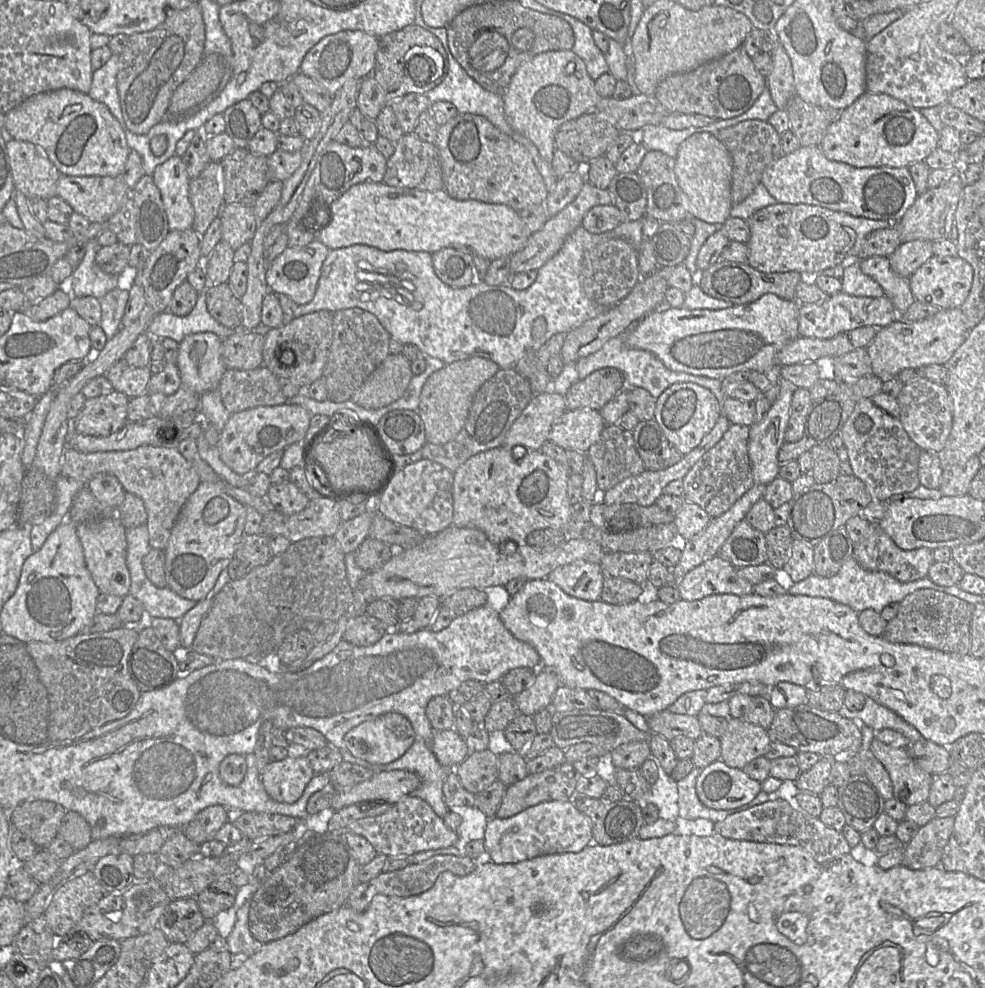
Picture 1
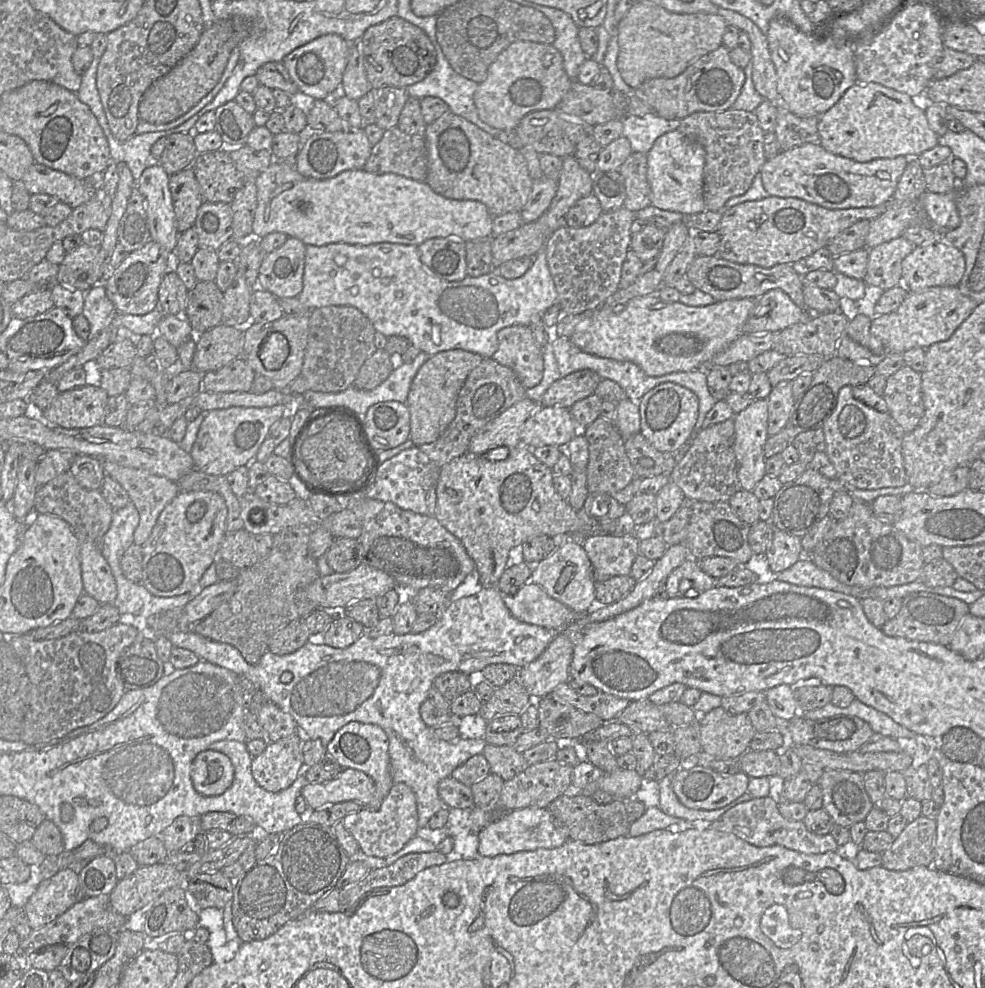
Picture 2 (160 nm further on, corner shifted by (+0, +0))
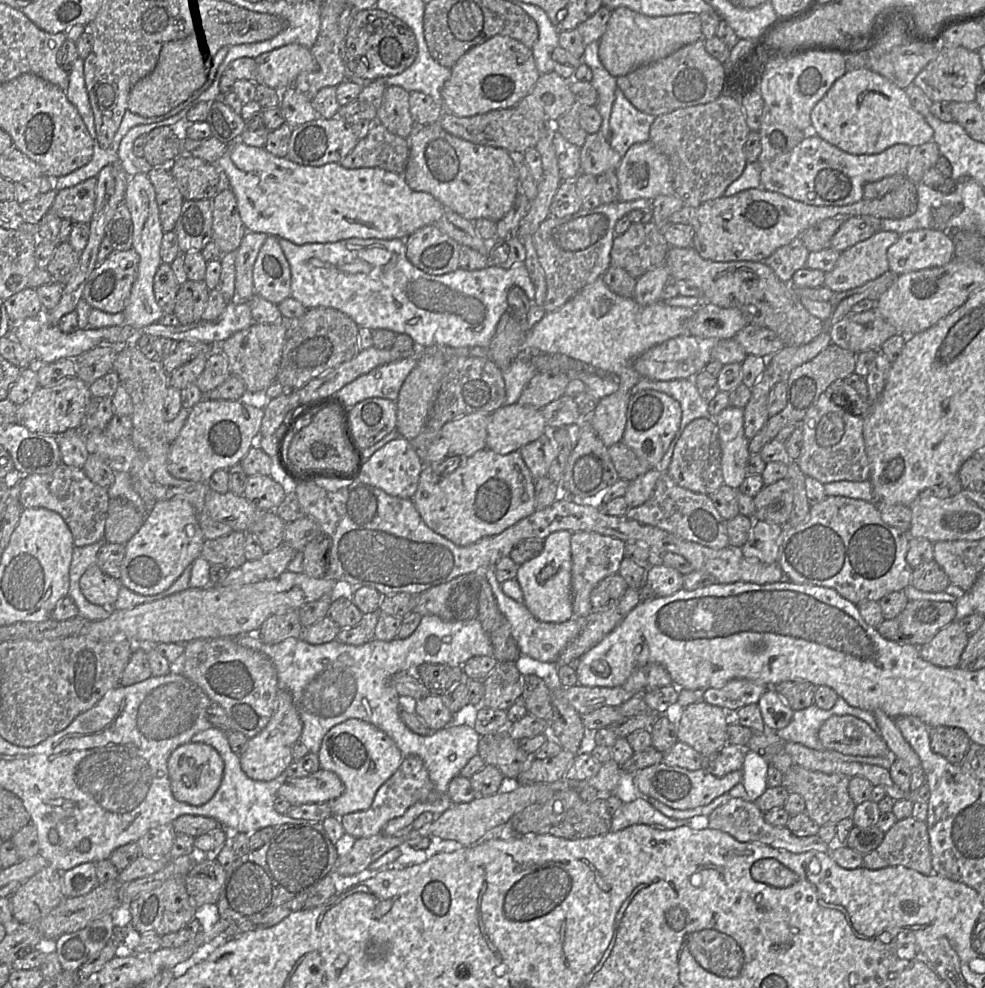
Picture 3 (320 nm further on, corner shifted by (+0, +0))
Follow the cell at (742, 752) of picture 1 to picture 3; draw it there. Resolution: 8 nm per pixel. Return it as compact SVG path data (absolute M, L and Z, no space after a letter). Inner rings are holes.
M705 700L689 704L676 714L678 740L706 757L713 757L728 744L727 728L730 723L730 712L735 711L722 709Z

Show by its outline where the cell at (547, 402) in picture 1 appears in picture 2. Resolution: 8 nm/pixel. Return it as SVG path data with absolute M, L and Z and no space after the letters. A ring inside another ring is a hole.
M527 397L513 404L475 433L468 451L484 454L495 448L517 447L525 421L540 405Z

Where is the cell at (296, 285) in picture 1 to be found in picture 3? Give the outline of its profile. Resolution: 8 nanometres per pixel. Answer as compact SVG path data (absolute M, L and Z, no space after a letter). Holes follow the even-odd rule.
M267 237L257 255L252 274L254 294L276 305L291 297L290 265L277 238Z

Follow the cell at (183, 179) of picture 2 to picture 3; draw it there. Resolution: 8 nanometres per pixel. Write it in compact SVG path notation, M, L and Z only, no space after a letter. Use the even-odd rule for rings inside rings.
M153 167L147 176L156 193L162 229L164 232L171 232L180 216L185 200L167 168Z

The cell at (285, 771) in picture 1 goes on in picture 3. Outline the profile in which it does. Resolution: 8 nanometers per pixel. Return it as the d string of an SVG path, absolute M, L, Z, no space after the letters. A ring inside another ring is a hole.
M279 688L275 711L268 724L257 735L249 738L245 750L239 755L244 773L255 781L271 781L281 775L294 760L292 746L300 738L302 721L288 690Z

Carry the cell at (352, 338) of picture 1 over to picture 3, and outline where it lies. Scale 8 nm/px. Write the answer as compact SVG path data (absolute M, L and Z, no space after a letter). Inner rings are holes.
M309 308L299 318L286 321L286 341L276 381L287 391L300 389L324 371L351 360L361 350L359 326L339 310Z

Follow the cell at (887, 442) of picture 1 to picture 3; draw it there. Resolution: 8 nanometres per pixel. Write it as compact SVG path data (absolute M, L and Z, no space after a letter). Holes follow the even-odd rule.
M829 386L802 420L803 445L799 457L794 461L805 476L813 477L823 484L844 480L868 481L871 464L863 437L864 417L854 415L837 404L833 400L834 394Z

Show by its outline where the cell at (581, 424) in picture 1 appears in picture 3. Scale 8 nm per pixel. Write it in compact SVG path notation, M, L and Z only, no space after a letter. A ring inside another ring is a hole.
M518 403L504 404L490 413L486 448L501 455L519 451L547 430L540 409Z

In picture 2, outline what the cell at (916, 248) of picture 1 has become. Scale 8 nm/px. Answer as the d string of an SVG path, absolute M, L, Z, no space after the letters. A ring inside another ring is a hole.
M899 237L869 249L863 282L884 291L902 284L902 261L914 248L912 243Z

